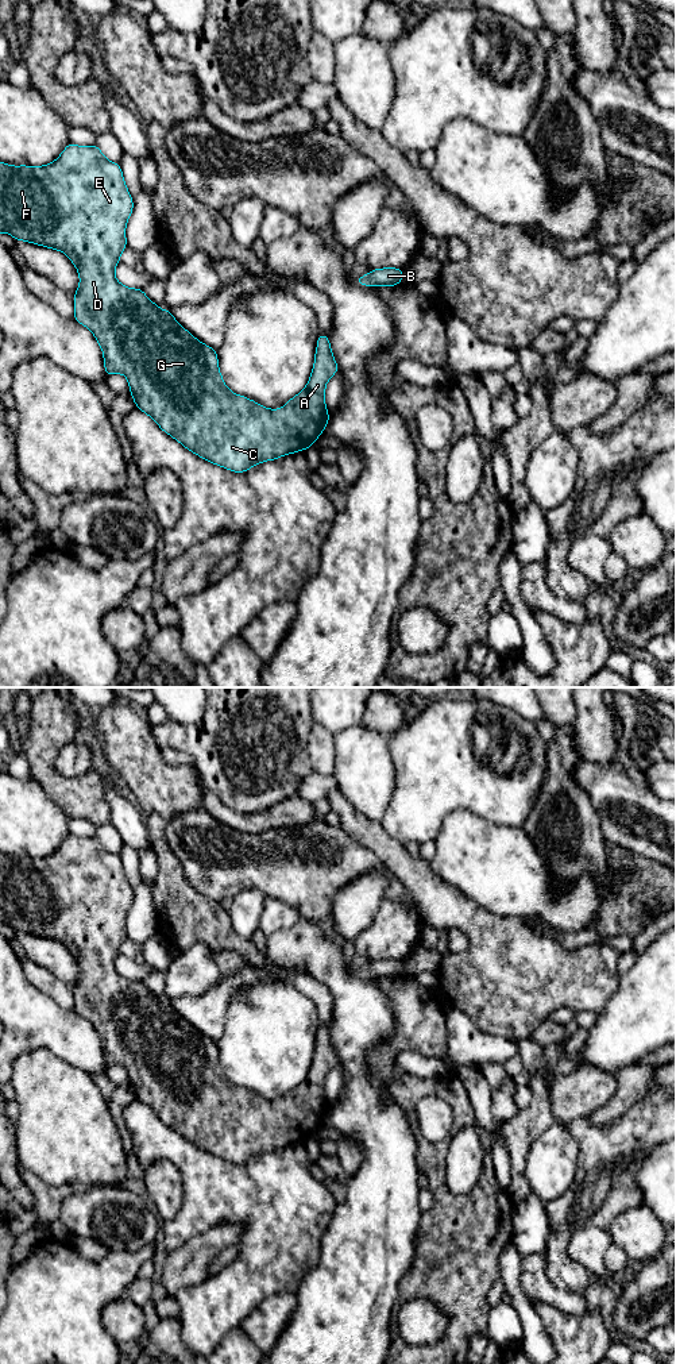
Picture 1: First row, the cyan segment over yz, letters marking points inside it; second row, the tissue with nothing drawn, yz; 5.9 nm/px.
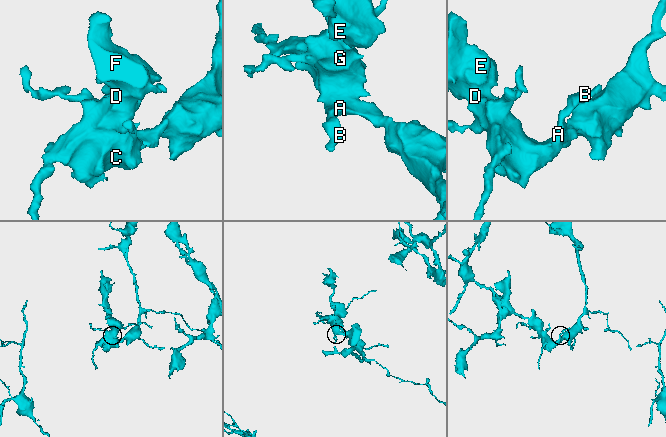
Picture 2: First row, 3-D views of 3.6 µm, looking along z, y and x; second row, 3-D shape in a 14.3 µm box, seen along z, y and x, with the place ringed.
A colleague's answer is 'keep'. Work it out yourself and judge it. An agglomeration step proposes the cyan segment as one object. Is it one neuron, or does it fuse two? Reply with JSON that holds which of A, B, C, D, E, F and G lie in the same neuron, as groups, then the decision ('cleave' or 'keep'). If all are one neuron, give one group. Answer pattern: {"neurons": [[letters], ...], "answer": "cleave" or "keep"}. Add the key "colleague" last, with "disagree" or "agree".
{"neurons": [["A", "B", "C", "D", "E", "F", "G"]], "answer": "keep", "colleague": "agree"}

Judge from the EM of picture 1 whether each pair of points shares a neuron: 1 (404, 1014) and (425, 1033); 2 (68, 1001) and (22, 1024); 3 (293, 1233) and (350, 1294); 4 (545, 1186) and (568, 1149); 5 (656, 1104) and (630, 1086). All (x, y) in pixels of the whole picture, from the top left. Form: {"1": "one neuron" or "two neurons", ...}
{"1": "one neuron", "2": "two neurons", "3": "two neurons", "4": "one neuron", "5": "two neurons"}

